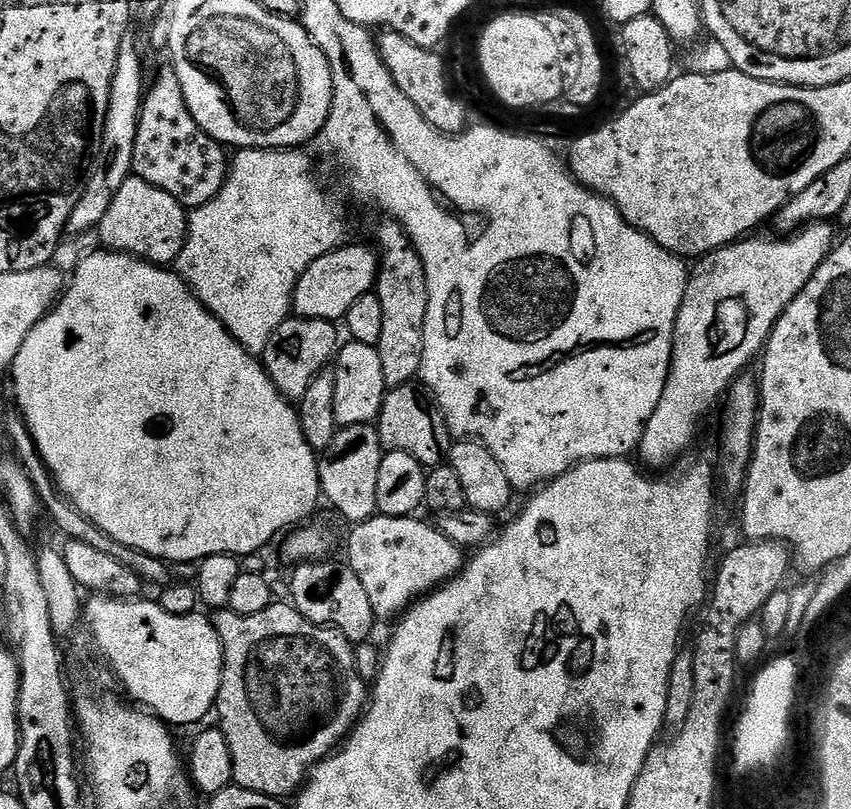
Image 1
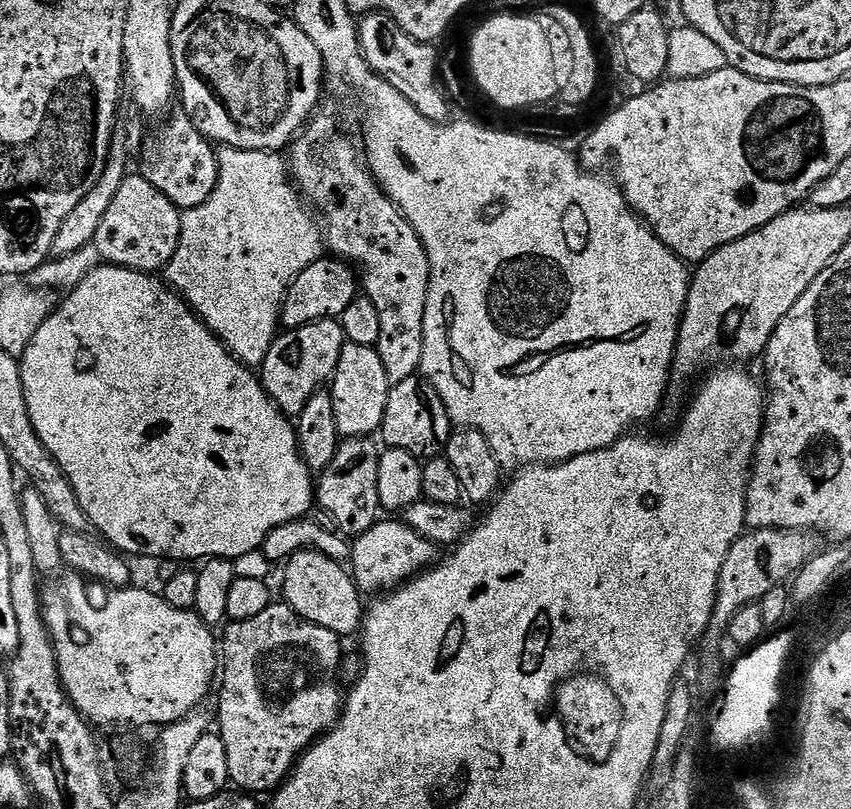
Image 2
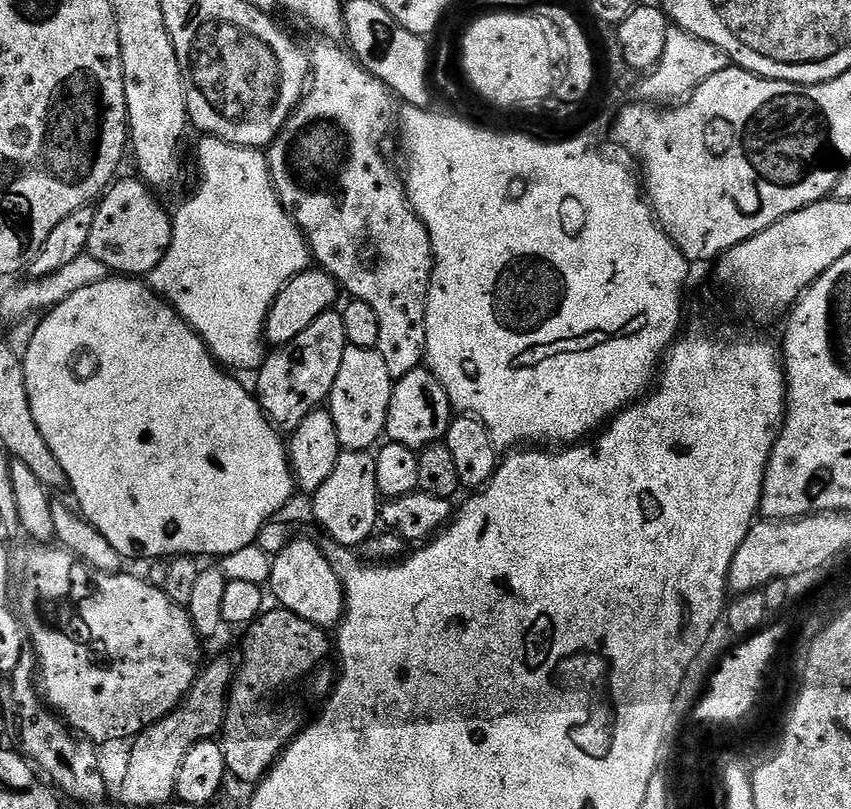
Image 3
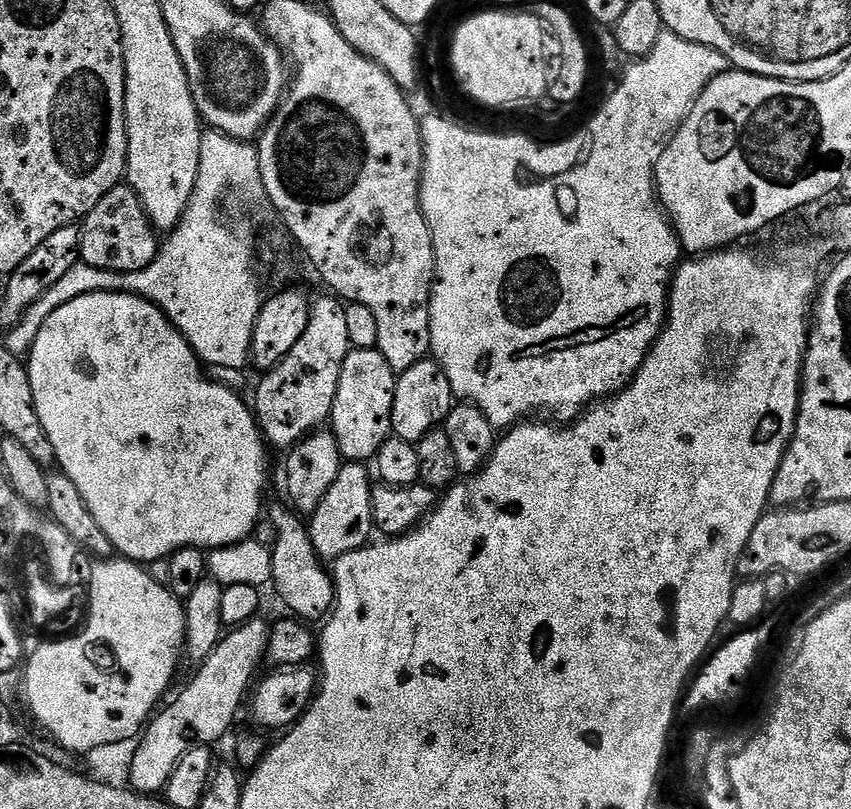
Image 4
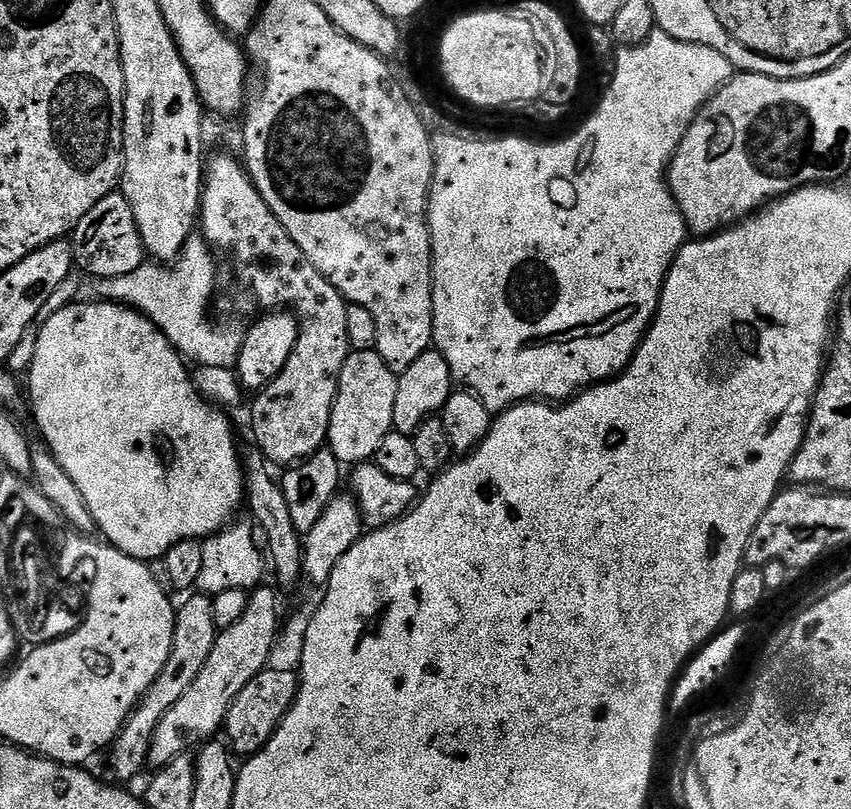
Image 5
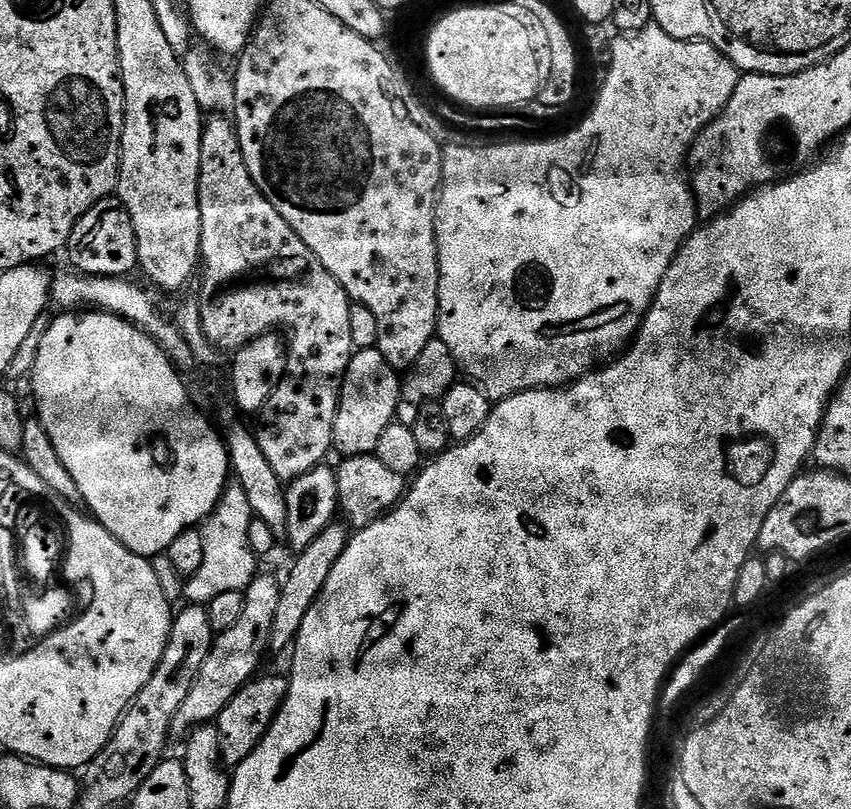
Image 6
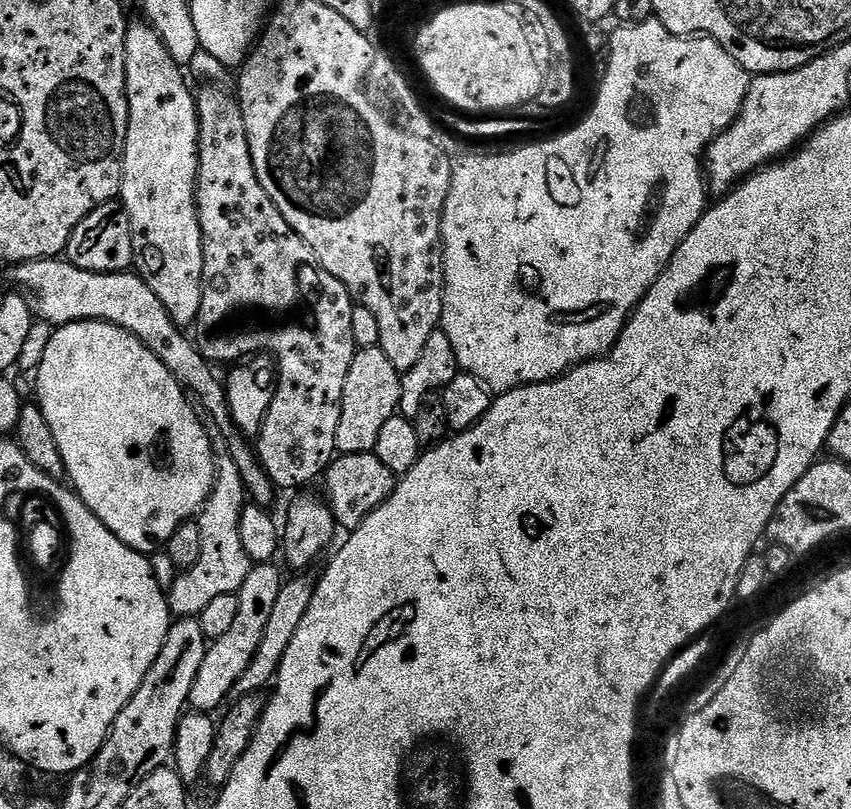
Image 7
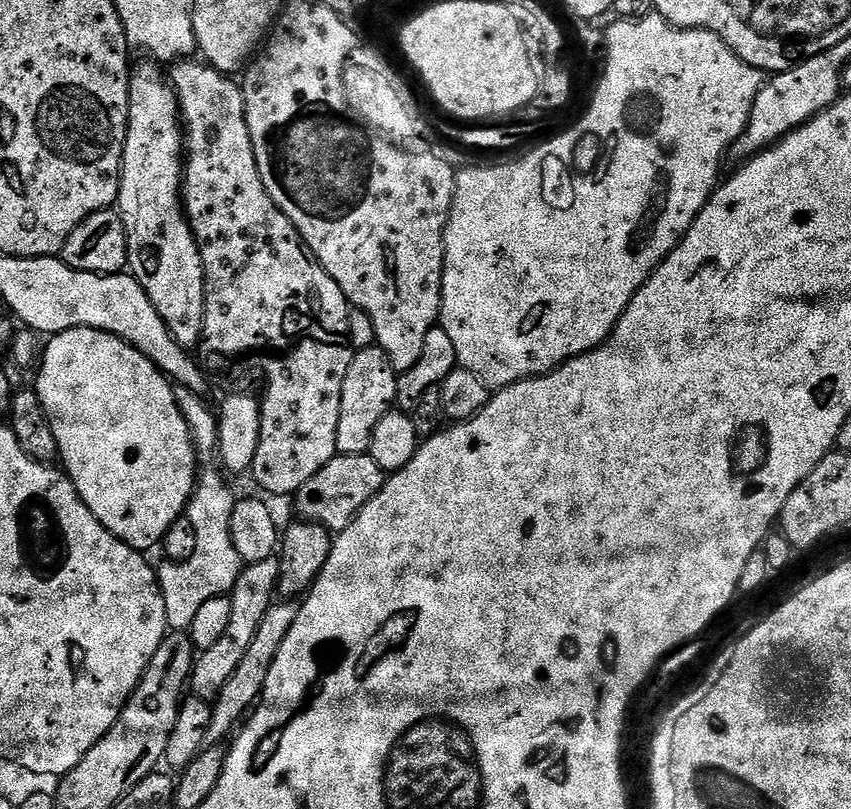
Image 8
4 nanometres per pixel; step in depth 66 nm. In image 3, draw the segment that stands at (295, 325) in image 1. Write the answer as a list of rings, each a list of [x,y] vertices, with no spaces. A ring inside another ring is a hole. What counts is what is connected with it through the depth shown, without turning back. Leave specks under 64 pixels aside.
[[[324,312],[298,338],[277,347],[276,352],[267,357],[255,377],[255,395],[260,407],[264,409],[269,420],[280,430],[297,428],[300,423],[327,401],[342,367],[342,354],[350,347],[346,338],[346,326],[342,326],[340,312]]]

